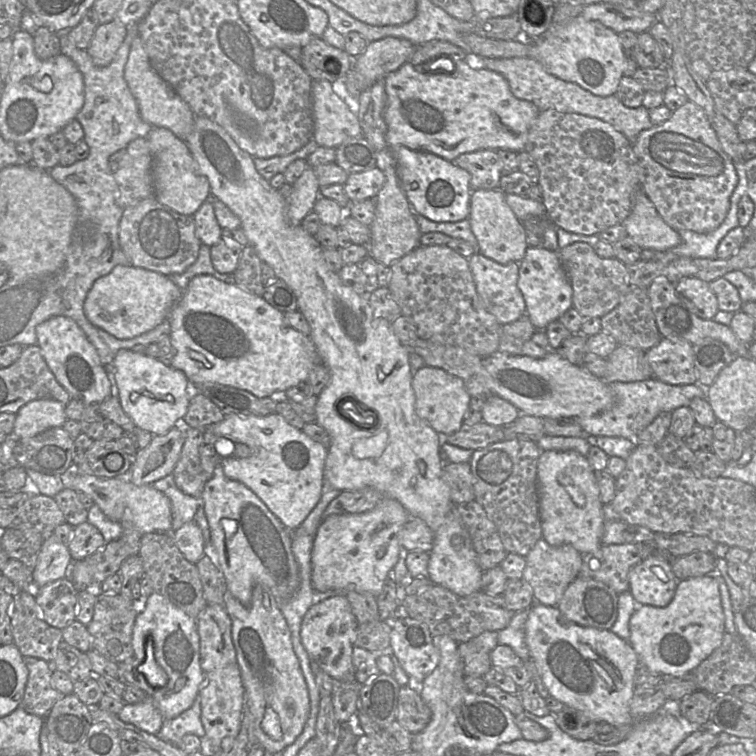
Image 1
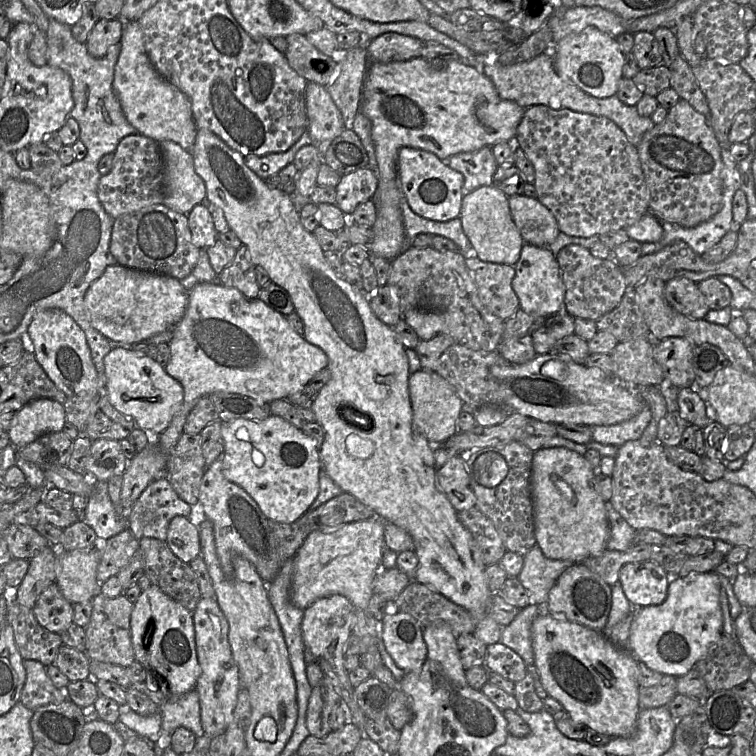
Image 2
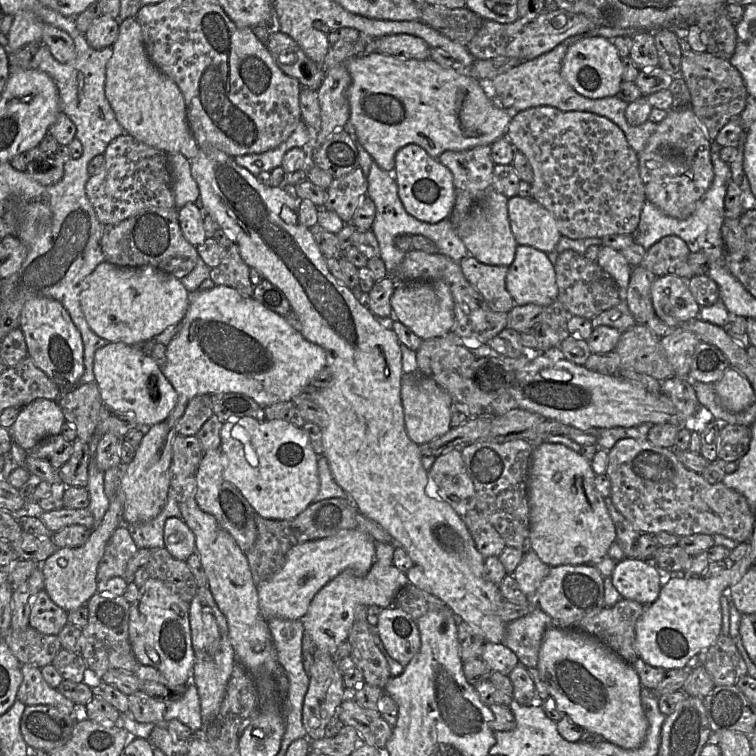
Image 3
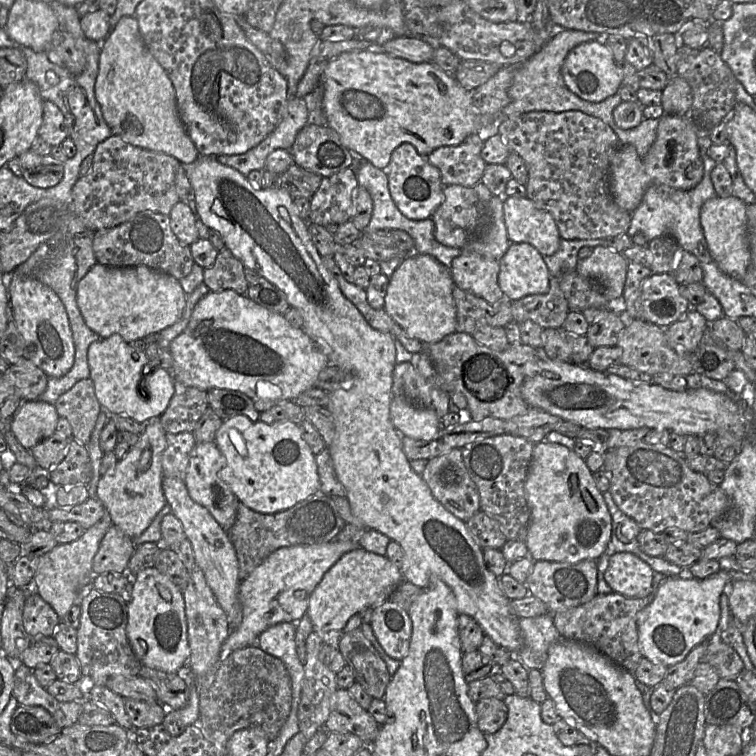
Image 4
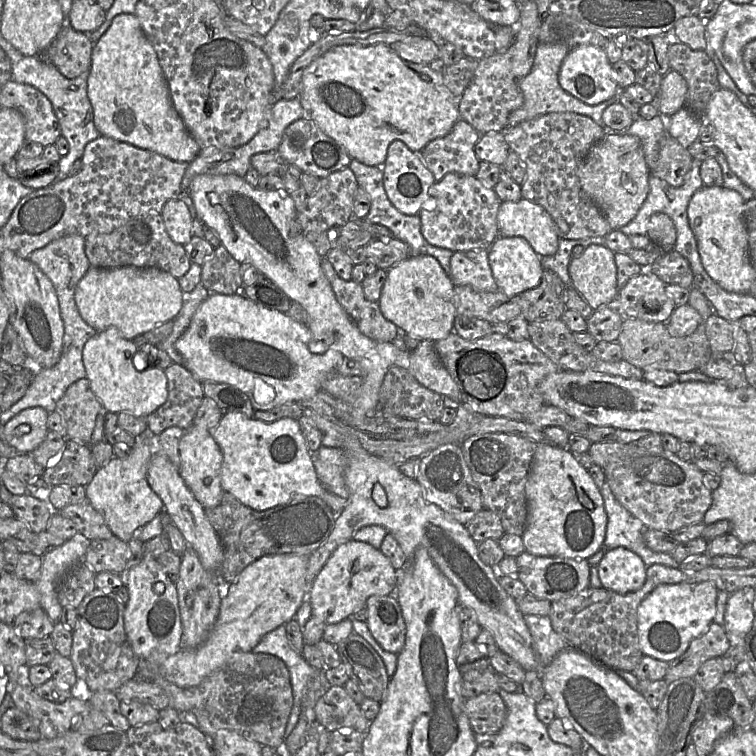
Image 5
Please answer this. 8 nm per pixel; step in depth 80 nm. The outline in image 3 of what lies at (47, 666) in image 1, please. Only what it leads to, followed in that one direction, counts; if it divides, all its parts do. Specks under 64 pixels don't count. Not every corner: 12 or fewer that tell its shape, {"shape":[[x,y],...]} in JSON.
{"shape":[[21,664],[17,699],[64,713],[78,708],[47,684],[39,667]]}

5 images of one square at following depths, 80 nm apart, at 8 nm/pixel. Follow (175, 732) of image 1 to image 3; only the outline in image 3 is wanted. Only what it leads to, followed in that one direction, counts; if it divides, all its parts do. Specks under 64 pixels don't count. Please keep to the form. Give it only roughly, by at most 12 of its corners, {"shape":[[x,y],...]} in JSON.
{"shape":[[188,683],[177,700],[164,702],[163,723],[177,719],[192,731],[205,729],[200,698]]}

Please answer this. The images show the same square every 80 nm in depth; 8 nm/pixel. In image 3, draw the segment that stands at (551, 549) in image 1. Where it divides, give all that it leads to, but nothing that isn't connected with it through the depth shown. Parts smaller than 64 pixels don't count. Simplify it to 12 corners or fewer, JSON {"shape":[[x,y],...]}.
{"shape":[[534,551],[525,553],[512,576],[527,600],[550,568]]}

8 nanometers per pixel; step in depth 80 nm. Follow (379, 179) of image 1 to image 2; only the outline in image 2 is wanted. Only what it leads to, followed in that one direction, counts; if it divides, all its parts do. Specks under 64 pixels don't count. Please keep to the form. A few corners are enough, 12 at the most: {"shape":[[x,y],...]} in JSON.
{"shape":[[369,168],[344,174],[336,206],[345,214],[371,200],[378,186]]}

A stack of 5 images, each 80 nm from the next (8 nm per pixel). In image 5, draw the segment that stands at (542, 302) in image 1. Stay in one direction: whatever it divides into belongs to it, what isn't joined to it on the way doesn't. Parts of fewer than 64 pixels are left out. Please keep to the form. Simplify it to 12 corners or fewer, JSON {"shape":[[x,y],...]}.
{"shape":[[499,236],[488,249],[498,289],[537,287],[540,257],[523,237]]}

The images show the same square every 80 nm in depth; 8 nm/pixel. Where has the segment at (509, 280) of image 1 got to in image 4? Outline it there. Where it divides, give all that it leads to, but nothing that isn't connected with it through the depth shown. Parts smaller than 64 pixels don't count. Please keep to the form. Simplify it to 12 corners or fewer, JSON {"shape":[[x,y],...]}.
{"shape":[[462,252],[451,265],[455,286],[488,303],[506,298],[500,264]]}

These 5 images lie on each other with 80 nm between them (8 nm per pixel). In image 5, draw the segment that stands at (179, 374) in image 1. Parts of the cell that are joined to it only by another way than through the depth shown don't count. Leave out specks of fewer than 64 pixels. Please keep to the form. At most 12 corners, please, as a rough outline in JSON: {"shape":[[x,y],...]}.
{"shape":[[115,327],[82,360],[106,411],[146,418],[166,402],[164,370],[137,371],[139,353]]}

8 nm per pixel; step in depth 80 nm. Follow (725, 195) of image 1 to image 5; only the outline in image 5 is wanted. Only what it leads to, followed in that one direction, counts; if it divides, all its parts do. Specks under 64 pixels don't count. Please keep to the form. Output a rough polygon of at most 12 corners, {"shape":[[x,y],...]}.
{"shape":[[666,133],[650,173],[673,187],[683,185],[693,157]]}

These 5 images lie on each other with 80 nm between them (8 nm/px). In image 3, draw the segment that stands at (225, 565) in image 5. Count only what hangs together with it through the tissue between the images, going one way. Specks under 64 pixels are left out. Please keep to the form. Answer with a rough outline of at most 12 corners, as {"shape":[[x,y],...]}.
{"shape":[[352,500],[312,502],[293,519],[256,513],[245,552],[255,583],[269,579],[288,551],[357,529]]}

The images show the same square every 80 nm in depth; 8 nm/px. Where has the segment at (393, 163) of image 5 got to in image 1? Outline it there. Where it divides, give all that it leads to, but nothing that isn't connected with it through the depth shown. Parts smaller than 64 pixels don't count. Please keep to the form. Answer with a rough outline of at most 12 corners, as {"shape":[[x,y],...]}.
{"shape":[[393,146],[412,209],[434,222],[470,211],[470,174],[427,151]]}

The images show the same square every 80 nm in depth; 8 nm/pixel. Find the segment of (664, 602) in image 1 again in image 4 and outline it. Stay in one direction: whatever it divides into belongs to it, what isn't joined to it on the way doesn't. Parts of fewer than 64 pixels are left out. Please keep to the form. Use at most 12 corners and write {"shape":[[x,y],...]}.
{"shape":[[629,552],[610,556],[604,579],[613,592],[644,598],[654,570]]}

